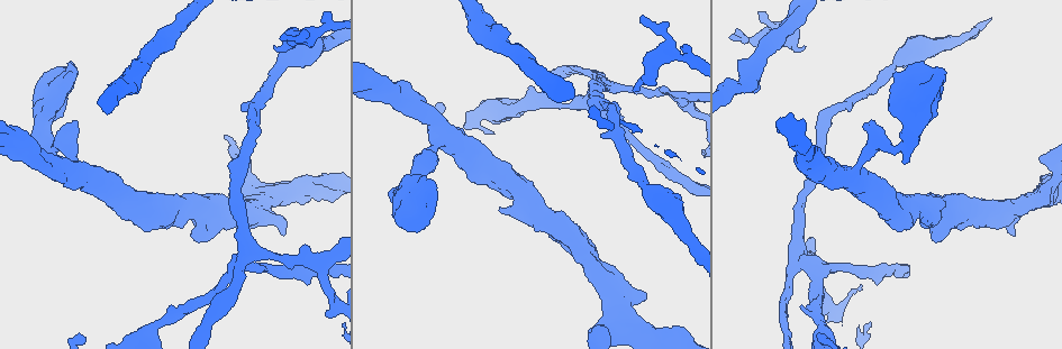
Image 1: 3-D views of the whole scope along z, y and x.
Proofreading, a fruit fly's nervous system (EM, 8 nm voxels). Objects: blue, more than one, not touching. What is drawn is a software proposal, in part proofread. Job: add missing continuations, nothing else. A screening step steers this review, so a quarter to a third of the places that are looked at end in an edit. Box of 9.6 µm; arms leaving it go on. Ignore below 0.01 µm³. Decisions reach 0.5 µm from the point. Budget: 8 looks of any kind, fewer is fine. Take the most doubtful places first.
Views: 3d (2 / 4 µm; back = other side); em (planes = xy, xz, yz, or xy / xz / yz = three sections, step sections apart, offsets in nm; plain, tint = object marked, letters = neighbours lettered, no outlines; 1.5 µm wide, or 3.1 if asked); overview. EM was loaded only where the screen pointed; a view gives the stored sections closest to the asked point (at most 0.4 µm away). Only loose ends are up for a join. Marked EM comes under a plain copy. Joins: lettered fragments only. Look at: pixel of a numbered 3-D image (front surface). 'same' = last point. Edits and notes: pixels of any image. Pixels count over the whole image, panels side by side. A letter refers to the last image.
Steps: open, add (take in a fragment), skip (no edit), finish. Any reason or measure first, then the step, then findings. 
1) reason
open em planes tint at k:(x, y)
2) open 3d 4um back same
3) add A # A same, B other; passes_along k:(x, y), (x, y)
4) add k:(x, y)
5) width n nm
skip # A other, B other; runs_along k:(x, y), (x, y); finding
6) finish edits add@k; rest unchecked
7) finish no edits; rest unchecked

tapers out
open em planes letters at 1:(730, 39)

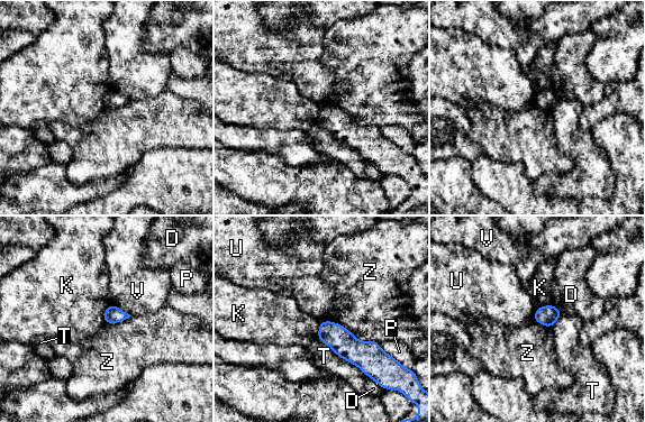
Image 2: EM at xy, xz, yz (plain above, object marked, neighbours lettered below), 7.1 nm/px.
skip # D other, K other, P other, T other, U other, V other, Z other; border 2:(321, 320), (379, 345); none of them fits

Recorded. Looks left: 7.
an open end
open em xz step 8 tint at 1:(285, 234)

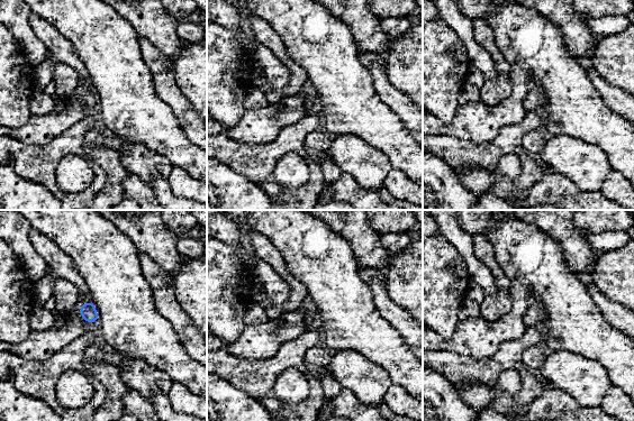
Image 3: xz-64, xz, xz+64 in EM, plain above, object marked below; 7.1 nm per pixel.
open em xy step 8 letters same

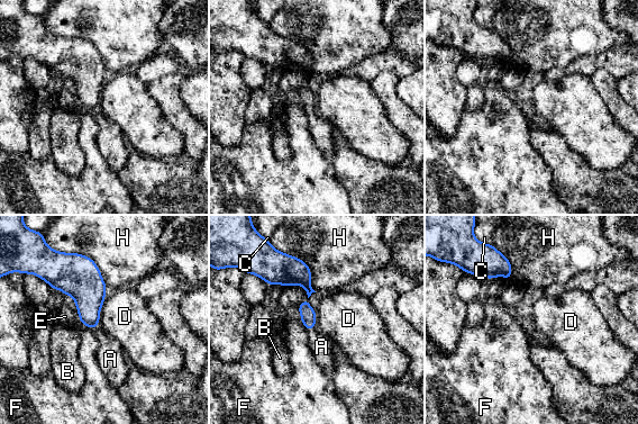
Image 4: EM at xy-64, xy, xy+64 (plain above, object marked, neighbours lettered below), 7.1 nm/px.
add A # A same, B other, C other, D other, E other, F other, H other; it goes on there

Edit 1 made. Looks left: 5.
free end
open 3d 2um at 1:(325, 315)

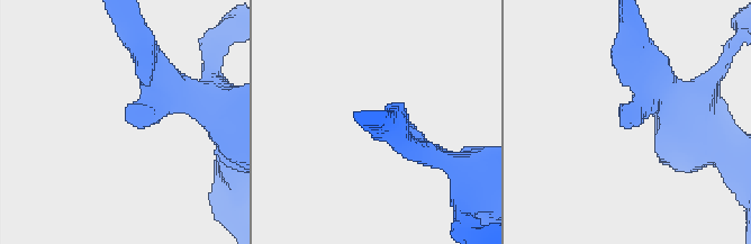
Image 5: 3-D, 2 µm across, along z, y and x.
shape alone is not enough
open em planes letters at 5:(624, 117)

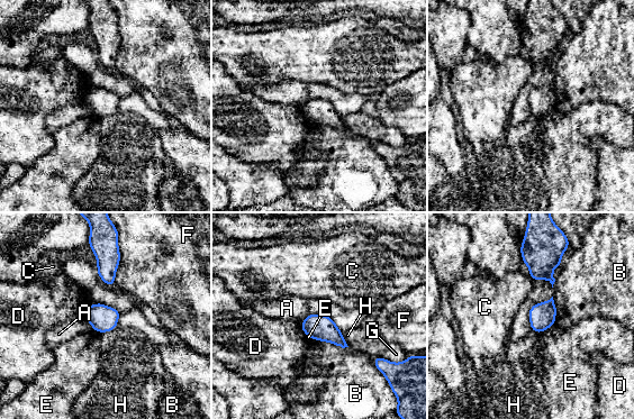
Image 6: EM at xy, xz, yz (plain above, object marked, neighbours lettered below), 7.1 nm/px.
skip # A other, B other, C other, D other, E other, F other, G other, H other; border 6:(83, 317), (93, 329); none of them fits

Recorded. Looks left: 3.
an open end
open em planes letters at 1:(936, 231)

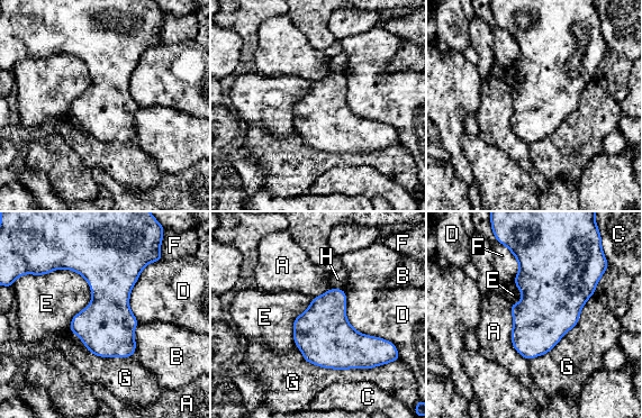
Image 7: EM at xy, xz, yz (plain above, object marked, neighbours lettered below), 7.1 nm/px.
width 400 nm
skip # A other, B other, C other, D other, E other, F other, G other, H other; none of them fits

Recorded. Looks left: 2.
finish edits add@4; rest unchecked

